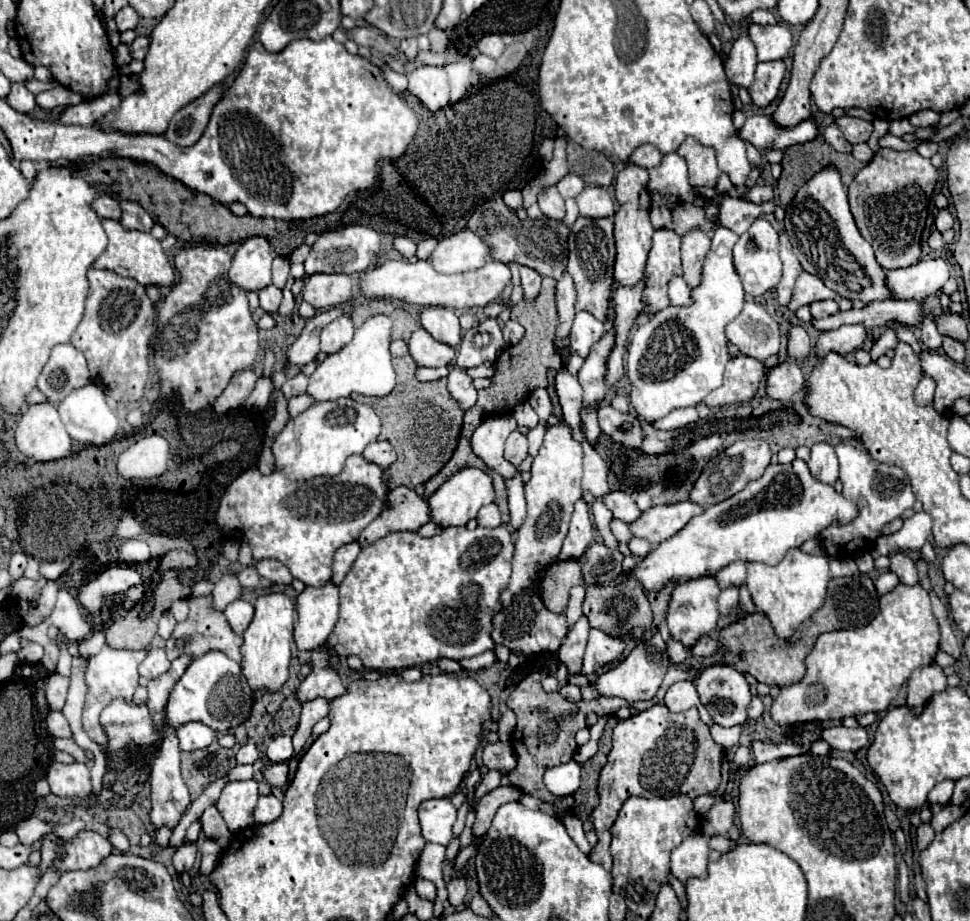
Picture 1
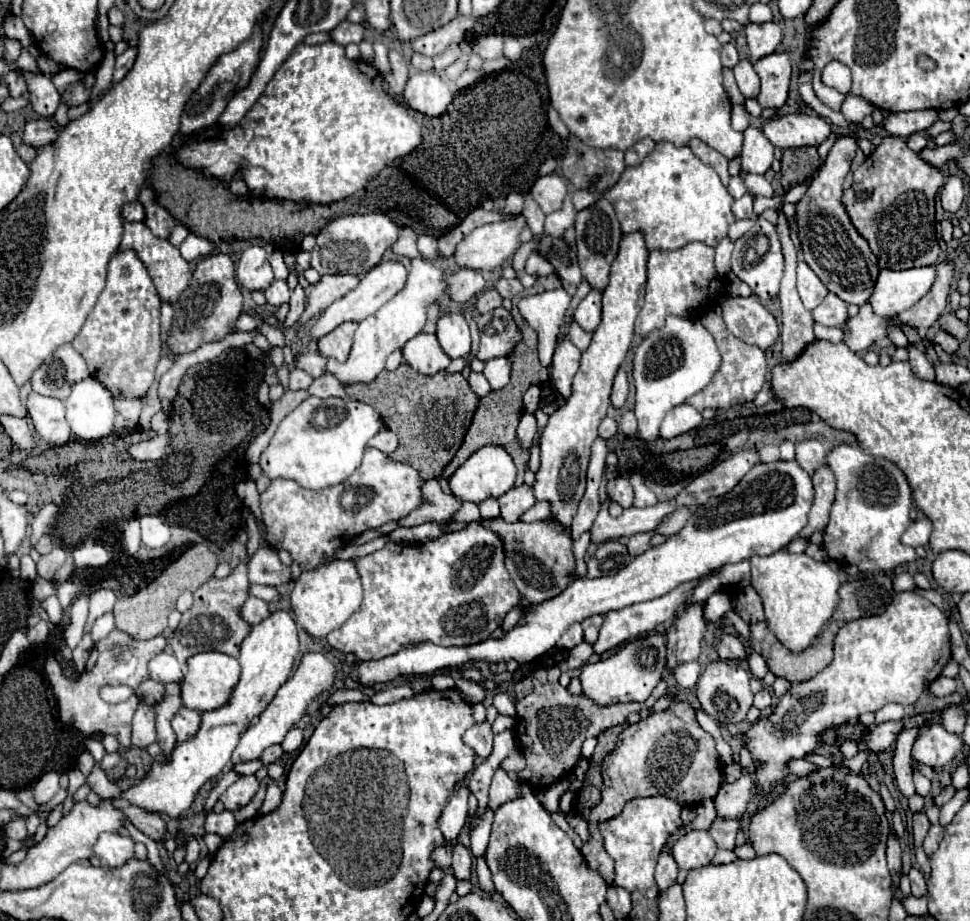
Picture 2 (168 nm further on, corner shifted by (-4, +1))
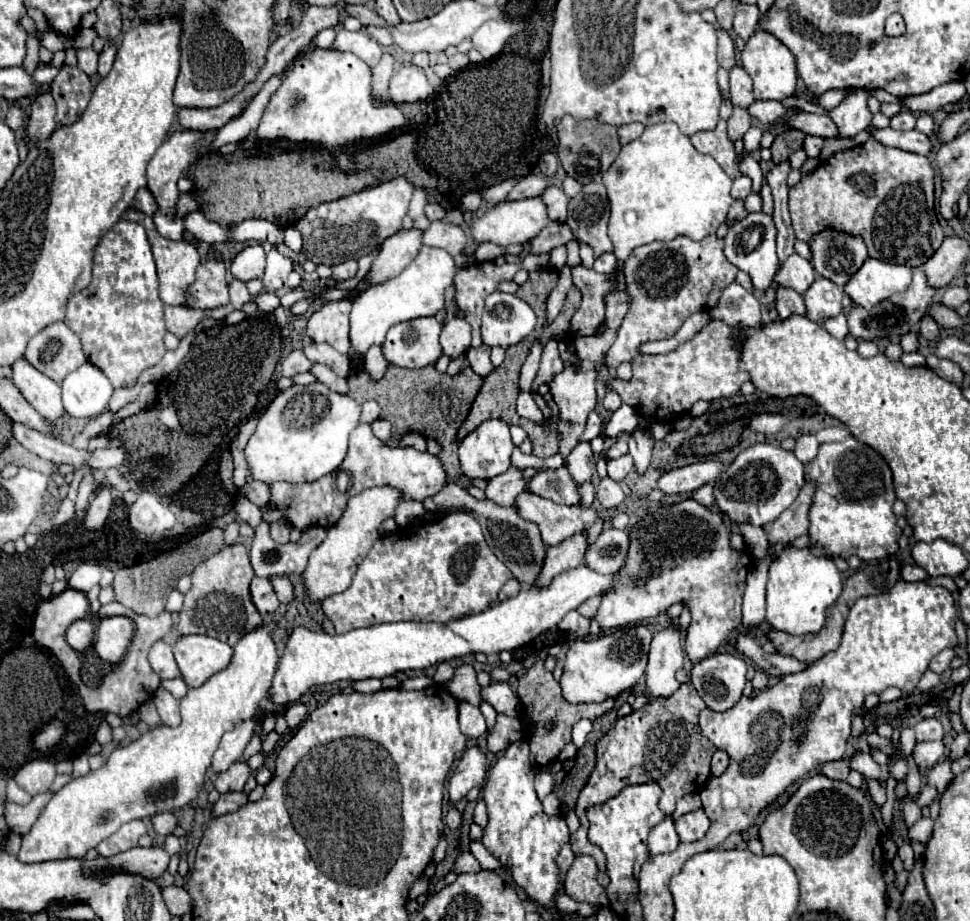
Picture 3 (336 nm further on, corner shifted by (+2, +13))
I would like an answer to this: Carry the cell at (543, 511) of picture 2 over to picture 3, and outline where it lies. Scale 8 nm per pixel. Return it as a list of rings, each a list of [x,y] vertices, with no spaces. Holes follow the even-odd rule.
[[[566,467],[560,469],[546,469],[532,477],[528,489],[540,497],[552,499],[554,503],[562,505],[578,505],[580,503],[580,491],[572,475]]]

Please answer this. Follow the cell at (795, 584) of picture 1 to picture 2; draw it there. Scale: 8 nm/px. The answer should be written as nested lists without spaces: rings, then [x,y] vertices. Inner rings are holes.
[[[778,551],[770,557],[754,555],[750,565],[752,587],[762,597],[770,631],[790,651],[804,651],[838,605],[838,587],[842,585],[838,571],[834,571],[826,561],[816,561],[806,553],[796,555],[790,551]]]

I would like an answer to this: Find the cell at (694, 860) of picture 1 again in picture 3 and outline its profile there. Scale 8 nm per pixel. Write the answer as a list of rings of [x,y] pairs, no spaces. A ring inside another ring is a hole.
[[[696,809],[696,811],[688,811],[684,813],[680,819],[676,819],[676,833],[680,835],[682,843],[692,843],[692,841],[700,841],[708,827],[710,827],[710,819],[704,813],[704,809]]]

